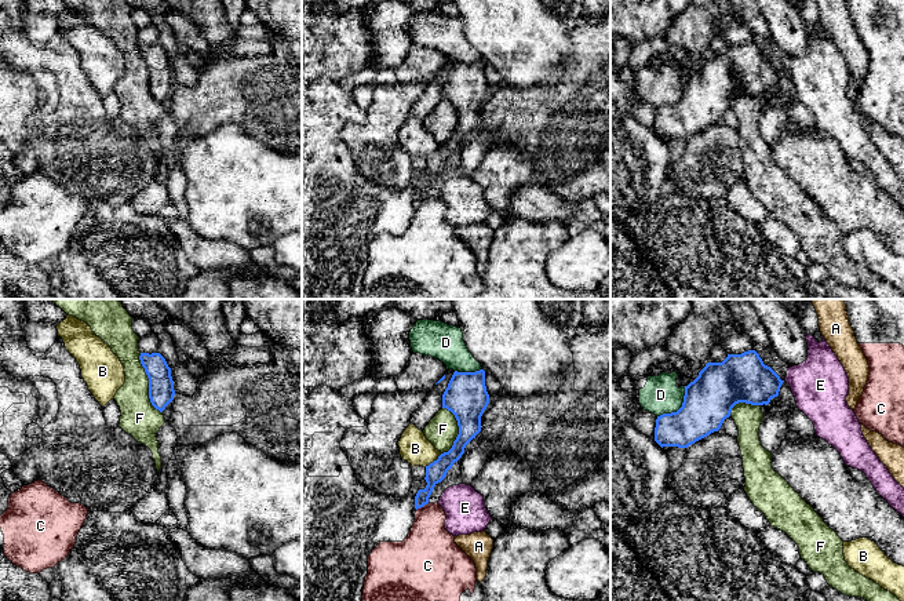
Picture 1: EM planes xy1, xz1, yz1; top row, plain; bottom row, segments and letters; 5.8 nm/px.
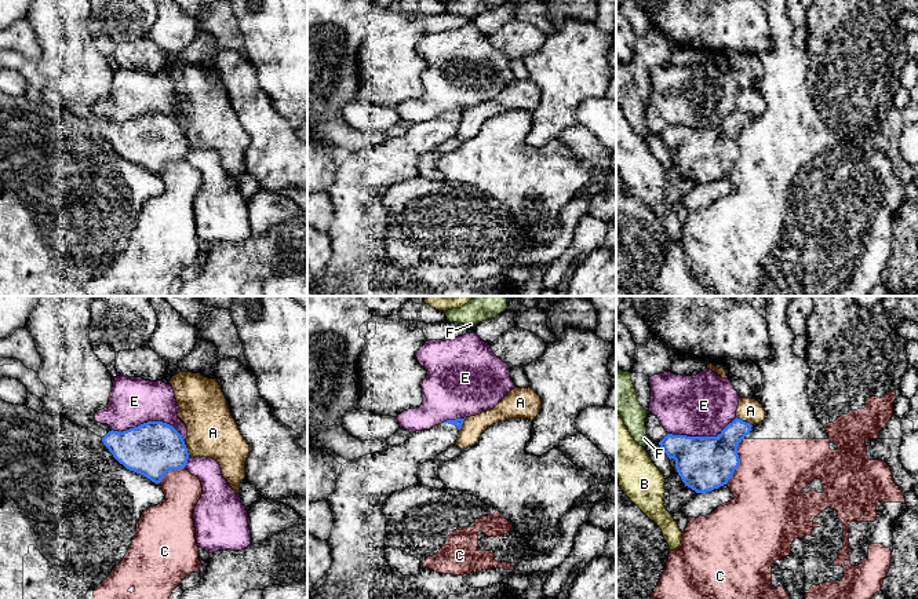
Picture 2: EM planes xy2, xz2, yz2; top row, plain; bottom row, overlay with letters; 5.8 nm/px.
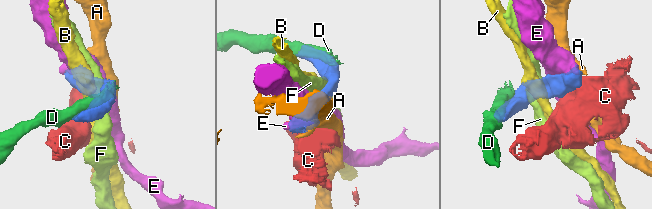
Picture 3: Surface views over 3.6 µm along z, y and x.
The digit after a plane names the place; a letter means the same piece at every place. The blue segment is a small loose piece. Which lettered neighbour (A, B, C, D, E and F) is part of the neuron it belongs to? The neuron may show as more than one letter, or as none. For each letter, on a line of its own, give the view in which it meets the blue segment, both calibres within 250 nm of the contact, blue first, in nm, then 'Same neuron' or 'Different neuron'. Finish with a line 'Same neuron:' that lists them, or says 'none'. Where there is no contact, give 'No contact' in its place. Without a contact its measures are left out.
A: Touches blue in yz2. Thickness 220 nm (blue) against 140 nm. Different neuron
B: Touches blue in xz1. Thickness 120 nm (blue) against 180 nm. Different neuron
C: Touches blue in yz2. Thickness 320 nm (blue) against 400 nm. Different neuron
D: Touches blue in yz1. Thickness 280 nm (blue) against 220 nm. Different neuron
E: Touches blue in xy2. Thickness 320 nm (blue) against 280 nm. Different neuron
F: Touches blue in xy1. Thickness 150 nm (blue) against 220 nm. Different neuron
Same neuron: none

